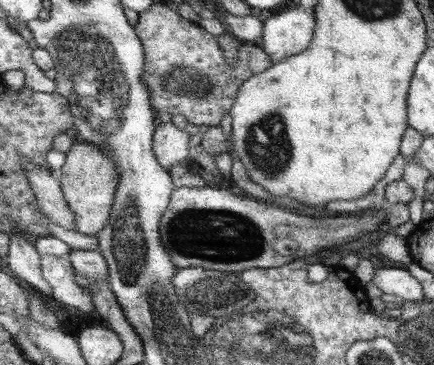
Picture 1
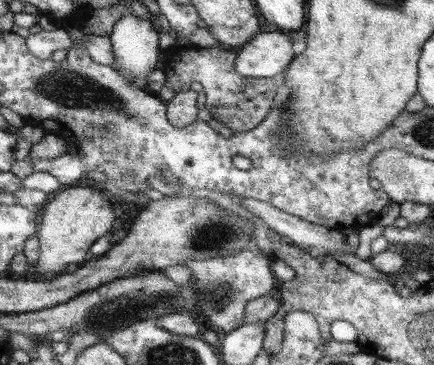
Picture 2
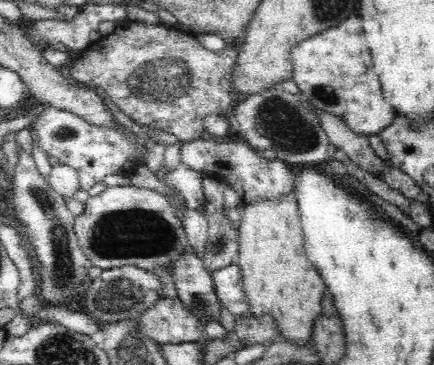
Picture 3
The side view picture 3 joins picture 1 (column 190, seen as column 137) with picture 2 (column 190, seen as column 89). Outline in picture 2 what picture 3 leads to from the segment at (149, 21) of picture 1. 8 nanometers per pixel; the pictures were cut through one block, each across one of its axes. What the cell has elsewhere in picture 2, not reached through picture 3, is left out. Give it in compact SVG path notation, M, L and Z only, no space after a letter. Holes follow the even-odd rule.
M173 46L167 54L167 62L163 64L165 74L165 86L169 86L173 92L187 88L191 82L199 82L203 86L203 92L207 96L205 108L209 110L211 118L219 120L221 124L229 126L235 134L255 130L265 116L273 110L275 104L275 80L273 78L247 78L235 72L235 50L227 48L181 48Z

